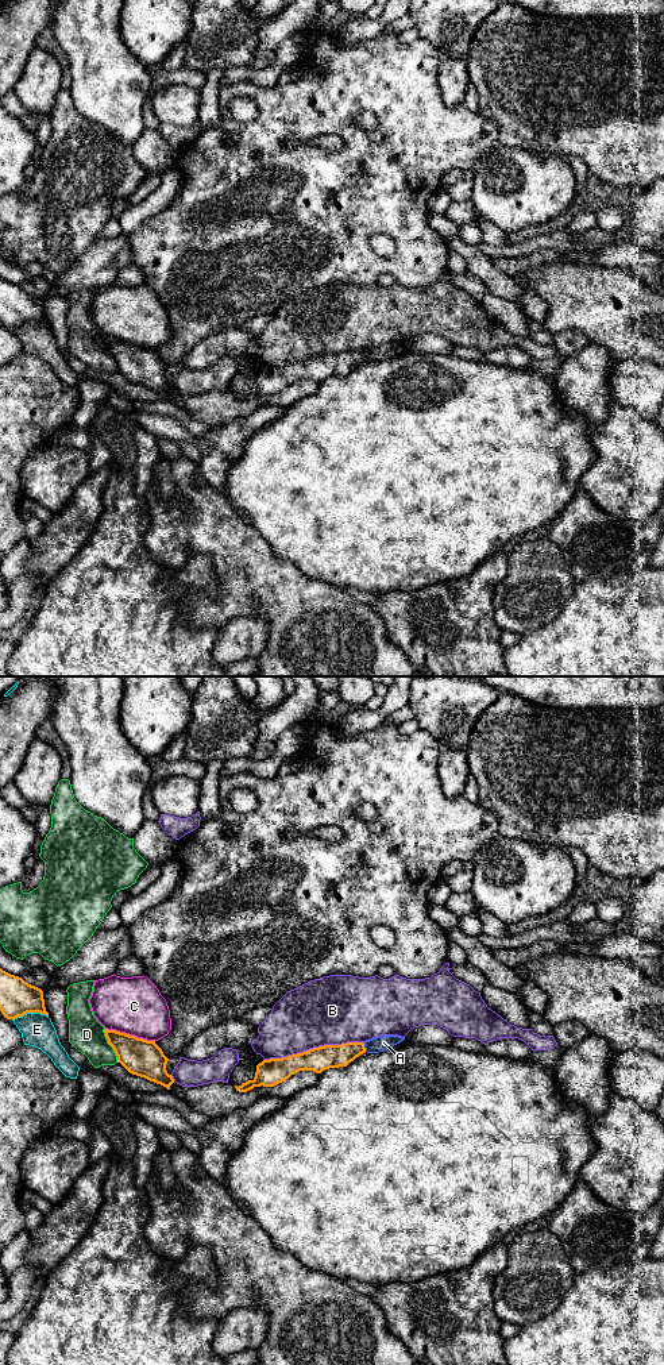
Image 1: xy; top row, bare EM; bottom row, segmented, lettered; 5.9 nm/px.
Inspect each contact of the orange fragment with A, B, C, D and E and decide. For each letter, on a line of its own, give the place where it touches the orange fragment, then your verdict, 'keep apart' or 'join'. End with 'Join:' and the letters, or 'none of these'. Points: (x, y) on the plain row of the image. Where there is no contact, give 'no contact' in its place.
A: xy (363, 355) | keep apart
B: xy (313, 357) | keep apart
C: xy (128, 343) | keep apart
D: xy (109, 353) | keep apart
E: xy (30, 320) | keep apart
Join: none of these

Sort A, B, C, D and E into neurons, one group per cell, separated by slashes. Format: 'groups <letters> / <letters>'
groups A / B / C / D / E

